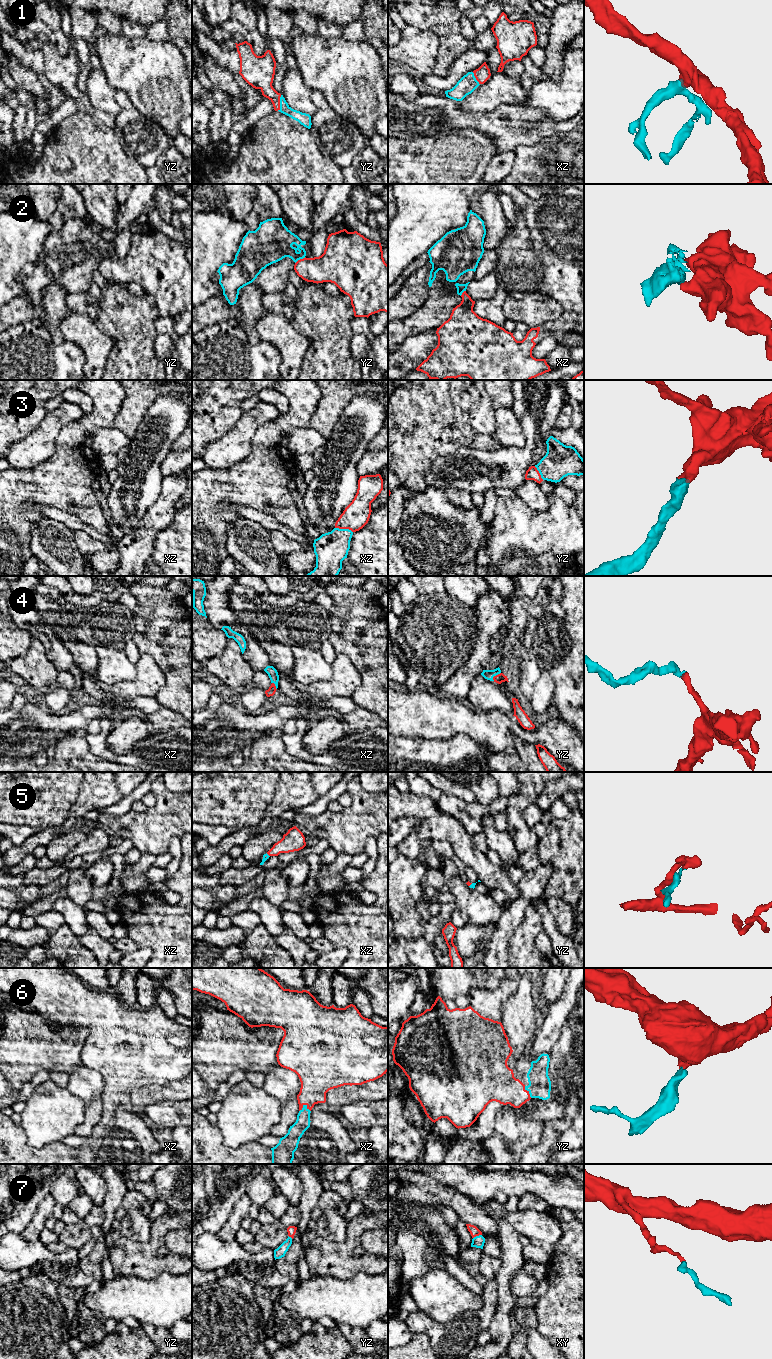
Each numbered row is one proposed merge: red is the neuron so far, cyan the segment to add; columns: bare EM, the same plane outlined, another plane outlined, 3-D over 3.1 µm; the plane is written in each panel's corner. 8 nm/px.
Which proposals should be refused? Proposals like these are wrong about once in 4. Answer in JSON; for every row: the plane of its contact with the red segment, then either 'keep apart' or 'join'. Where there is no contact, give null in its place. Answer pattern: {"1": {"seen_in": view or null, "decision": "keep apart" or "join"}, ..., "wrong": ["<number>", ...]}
{"1": {"seen_in": "yz", "decision": "join"}, "2": {"seen_in": "yz", "decision": "keep apart"}, "3": {"seen_in": "xz", "decision": "join"}, "4": {"seen_in": "yz", "decision": "join"}, "5": {"seen_in": "xz", "decision": "join"}, "6": {"seen_in": "xz", "decision": "join"}, "7": {"seen_in": "xy", "decision": "join"}, "wrong": ["2"]}

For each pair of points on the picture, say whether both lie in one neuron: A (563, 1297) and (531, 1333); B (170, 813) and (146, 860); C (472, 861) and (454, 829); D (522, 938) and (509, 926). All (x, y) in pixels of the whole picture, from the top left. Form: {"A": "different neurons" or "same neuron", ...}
{"A": "different neurons", "B": "different neurons", "C": "same neuron", "D": "different neurons"}

